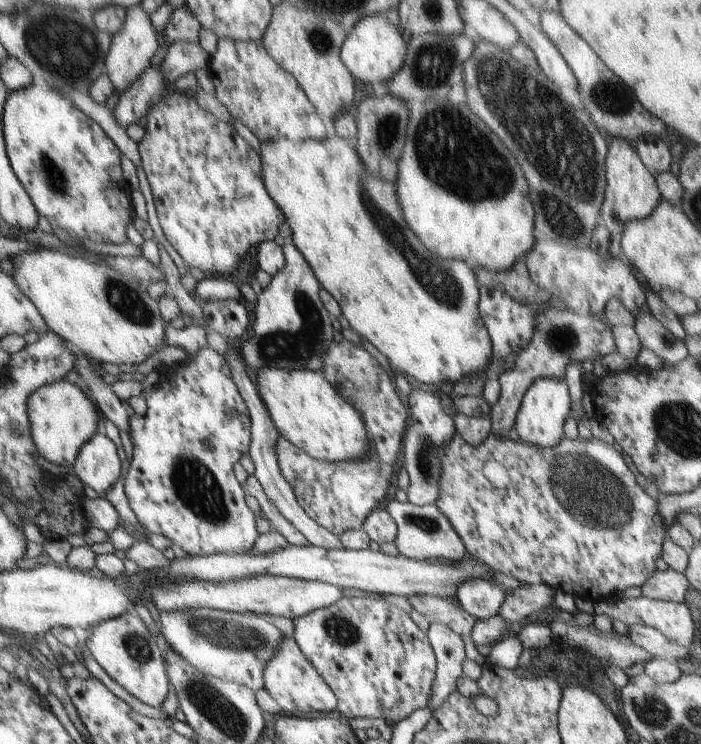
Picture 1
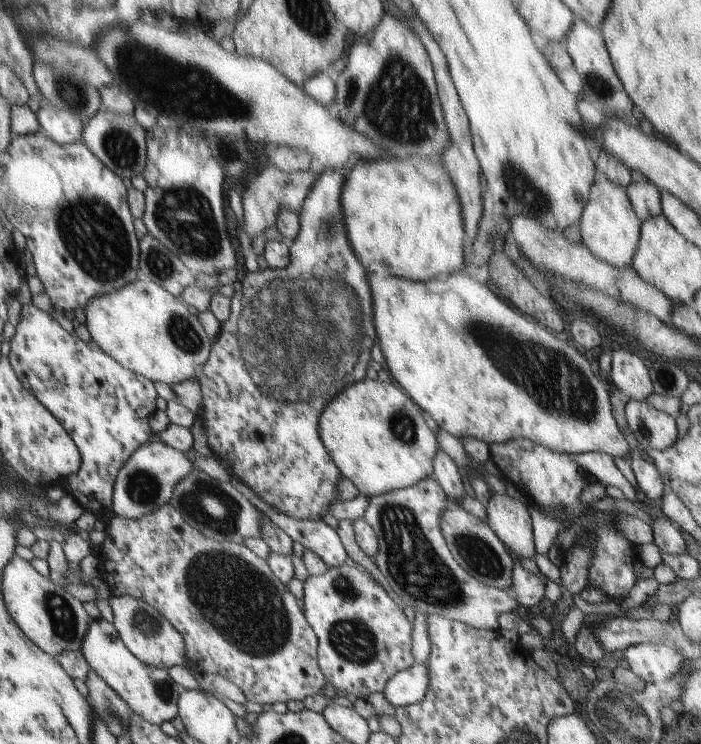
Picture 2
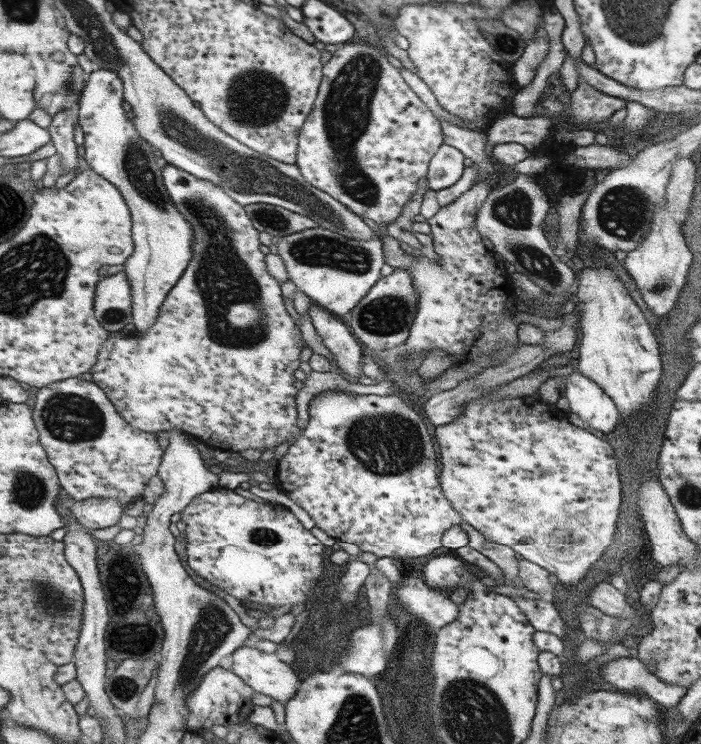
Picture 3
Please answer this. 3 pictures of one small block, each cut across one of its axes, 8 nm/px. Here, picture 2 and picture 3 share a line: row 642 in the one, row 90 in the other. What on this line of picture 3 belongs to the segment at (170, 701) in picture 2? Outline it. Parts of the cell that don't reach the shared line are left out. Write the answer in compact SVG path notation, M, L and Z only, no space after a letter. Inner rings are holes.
M101 69L99 72L90 74L77 110L79 122L86 134L85 158L87 162L98 174L120 188L132 209L133 240L136 247L126 264L126 272L133 288L133 323L137 331L145 332L155 324L164 299L179 282L186 267L190 266L194 258L194 228L183 213L174 206L166 185L162 184L163 174L160 174L160 166L156 164L156 154L154 154L156 149L138 134L133 118L128 116L128 110L124 110L126 97L127 88L122 76L118 76L118 72L114 70Z

